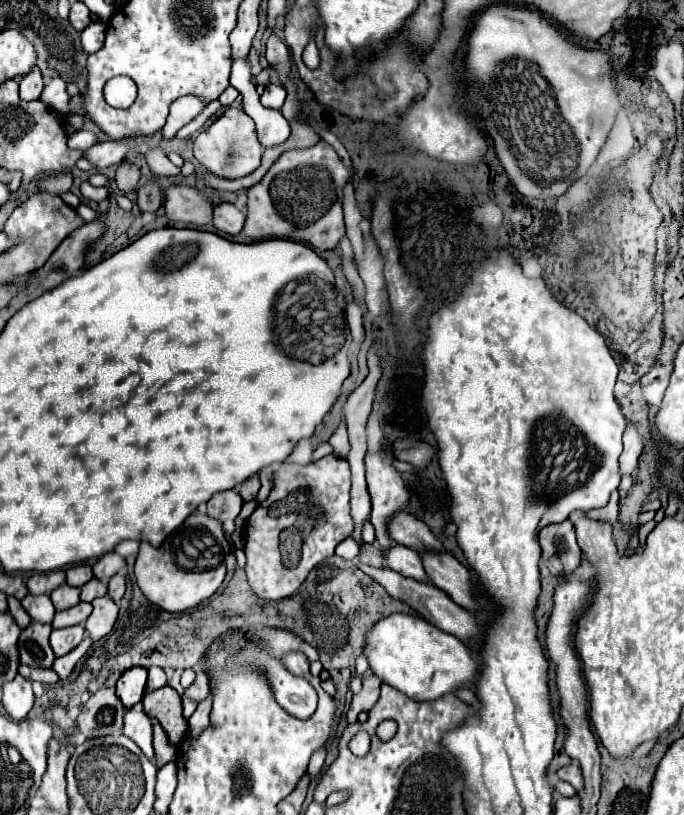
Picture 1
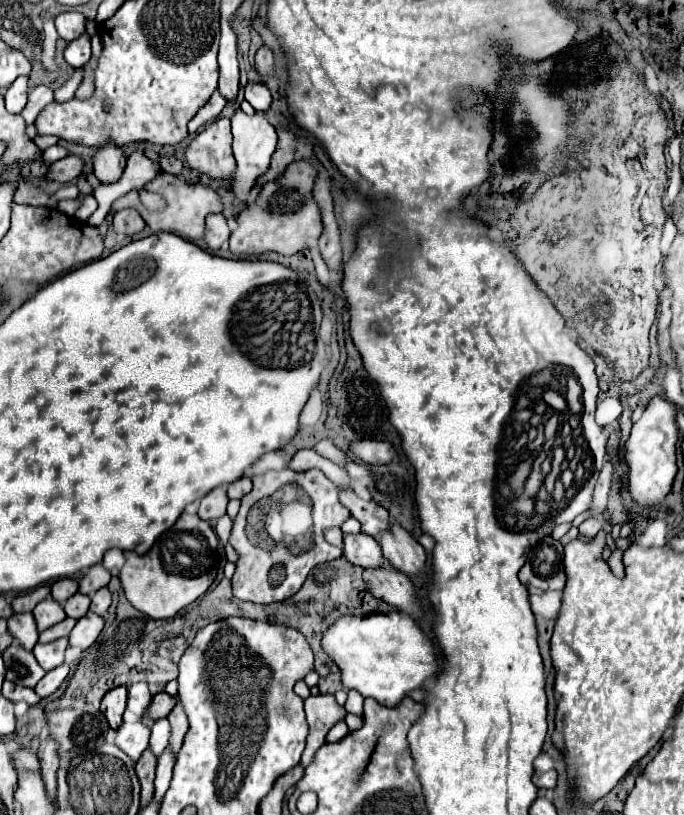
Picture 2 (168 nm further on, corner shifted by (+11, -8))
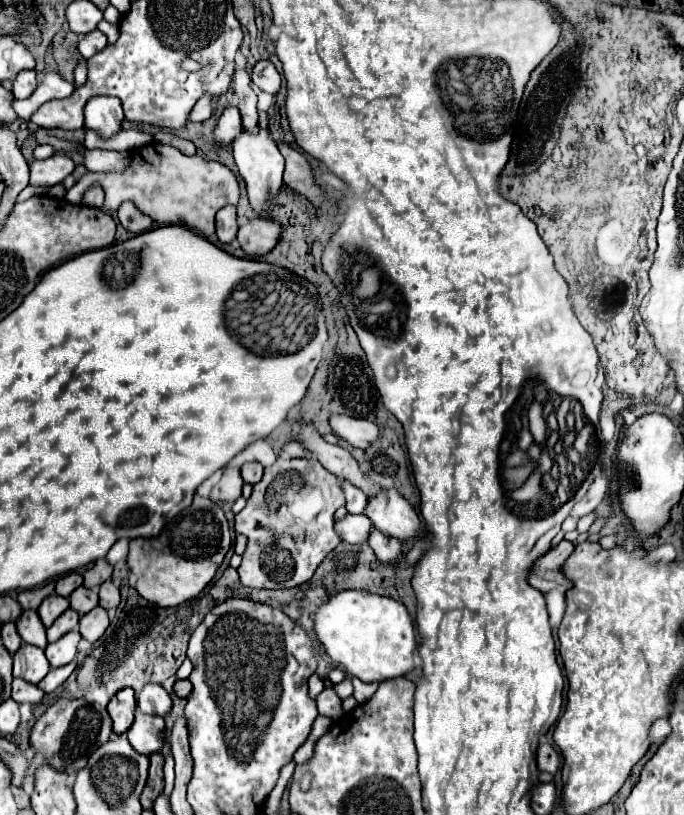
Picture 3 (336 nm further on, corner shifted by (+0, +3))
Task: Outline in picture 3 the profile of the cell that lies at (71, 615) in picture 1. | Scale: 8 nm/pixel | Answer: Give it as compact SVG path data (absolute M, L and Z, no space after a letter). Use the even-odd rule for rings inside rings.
M68 609L64 615L60 615L52 627L46 629L48 633L48 643L54 643L58 641L62 635L66 635L68 631L74 631L78 627L78 621L80 621L80 615L74 611L74 609Z

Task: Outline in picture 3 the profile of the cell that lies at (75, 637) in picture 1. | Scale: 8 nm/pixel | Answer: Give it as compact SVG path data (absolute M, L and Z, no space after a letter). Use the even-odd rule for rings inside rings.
M70 631L64 637L60 637L56 643L50 643L44 653L46 659L50 661L50 667L62 667L68 665L74 657L76 657L76 645L80 641L80 633L78 631Z

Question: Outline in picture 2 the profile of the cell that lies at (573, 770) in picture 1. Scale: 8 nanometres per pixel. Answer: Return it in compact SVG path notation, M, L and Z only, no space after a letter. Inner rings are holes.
M549 770L545 774L535 774L537 788L555 788L557 786L557 772Z

